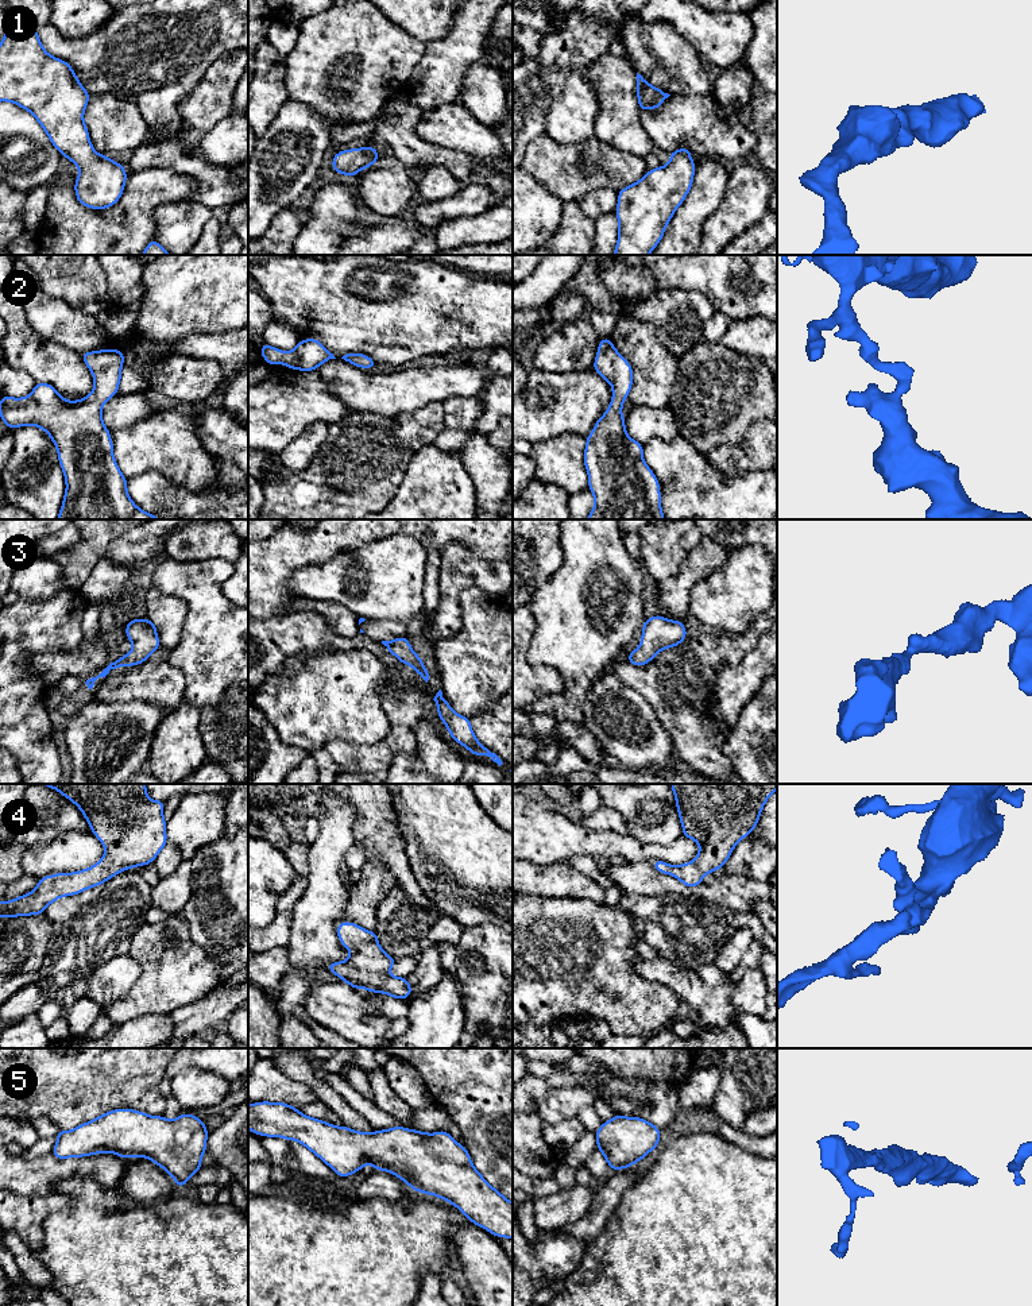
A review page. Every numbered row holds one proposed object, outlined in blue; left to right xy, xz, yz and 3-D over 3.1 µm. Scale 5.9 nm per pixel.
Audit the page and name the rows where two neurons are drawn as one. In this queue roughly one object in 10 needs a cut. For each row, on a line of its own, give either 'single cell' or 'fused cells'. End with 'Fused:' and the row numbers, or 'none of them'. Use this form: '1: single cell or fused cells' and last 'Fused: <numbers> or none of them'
1: single cell
2: single cell
3: single cell
4: single cell
5: single cell
Fused: none of them

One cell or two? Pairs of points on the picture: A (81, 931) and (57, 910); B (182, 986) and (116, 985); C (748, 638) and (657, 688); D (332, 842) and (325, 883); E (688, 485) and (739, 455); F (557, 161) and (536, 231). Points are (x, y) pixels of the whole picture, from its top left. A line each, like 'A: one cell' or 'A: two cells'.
A: two cells
B: two cells
C: one cell
D: one cell
E: two cells
F: two cells

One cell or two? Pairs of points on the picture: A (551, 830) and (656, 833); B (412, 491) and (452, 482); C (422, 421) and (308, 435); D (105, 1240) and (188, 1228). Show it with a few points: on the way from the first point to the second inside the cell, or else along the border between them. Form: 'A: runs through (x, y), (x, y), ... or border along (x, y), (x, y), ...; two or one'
A: border along (627, 833), (642, 842), (658, 845); two
B: runs through (421, 491), (443, 491); one
C: border along (329, 424), (327, 437), (312, 460); two
D: runs through (126, 1240), (167, 1240); one

